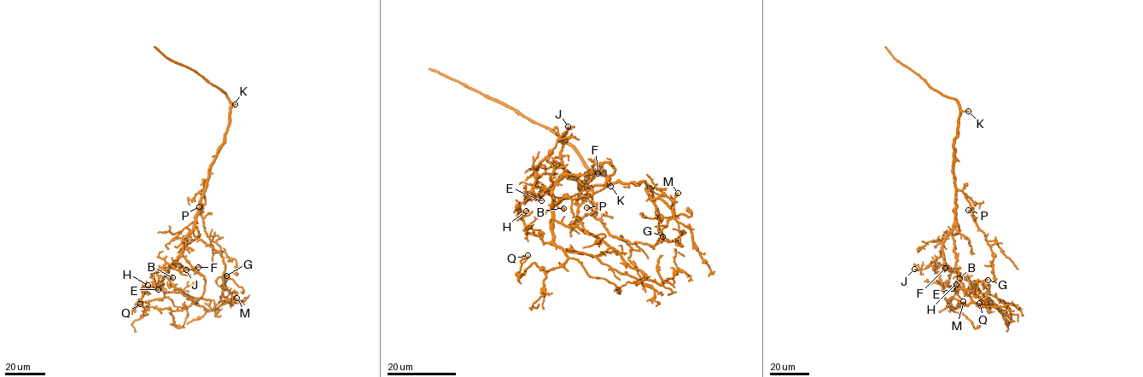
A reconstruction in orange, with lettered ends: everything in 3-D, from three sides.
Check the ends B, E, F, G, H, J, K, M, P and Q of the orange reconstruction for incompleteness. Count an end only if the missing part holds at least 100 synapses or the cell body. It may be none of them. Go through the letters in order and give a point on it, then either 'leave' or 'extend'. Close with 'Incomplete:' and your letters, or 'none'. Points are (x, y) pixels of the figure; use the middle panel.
B: place (563, 208); leave
E: place (541, 200); leave
F: place (597, 173); leave
G: place (662, 236); leave
H: place (526, 211); leave
J: place (568, 126); leave
K: place (610, 186); extend
M: place (678, 193); leave
P: place (586, 207); leave
Q: place (527, 255); leave
Incomplete: K

